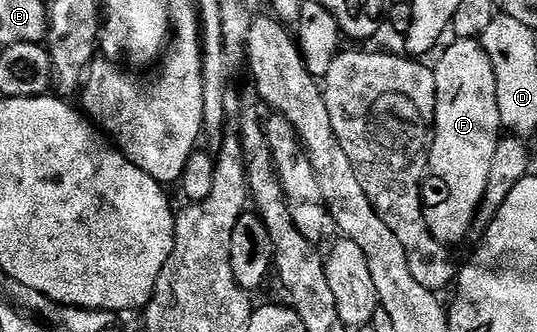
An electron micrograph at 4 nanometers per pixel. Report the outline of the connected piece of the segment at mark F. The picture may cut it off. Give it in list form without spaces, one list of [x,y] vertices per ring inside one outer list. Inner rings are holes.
[[[478,39],[453,40],[454,44],[438,59],[438,67],[433,68],[436,77],[436,105],[434,106],[434,130],[428,148],[428,171],[442,182],[446,192],[425,208],[426,224],[436,237],[436,241],[447,245],[462,243],[470,226],[474,223],[474,215],[479,214],[482,199],[486,195],[488,177],[492,169],[492,157],[498,148],[498,141],[504,128],[498,98],[496,97],[496,73],[492,69],[492,61]]]

